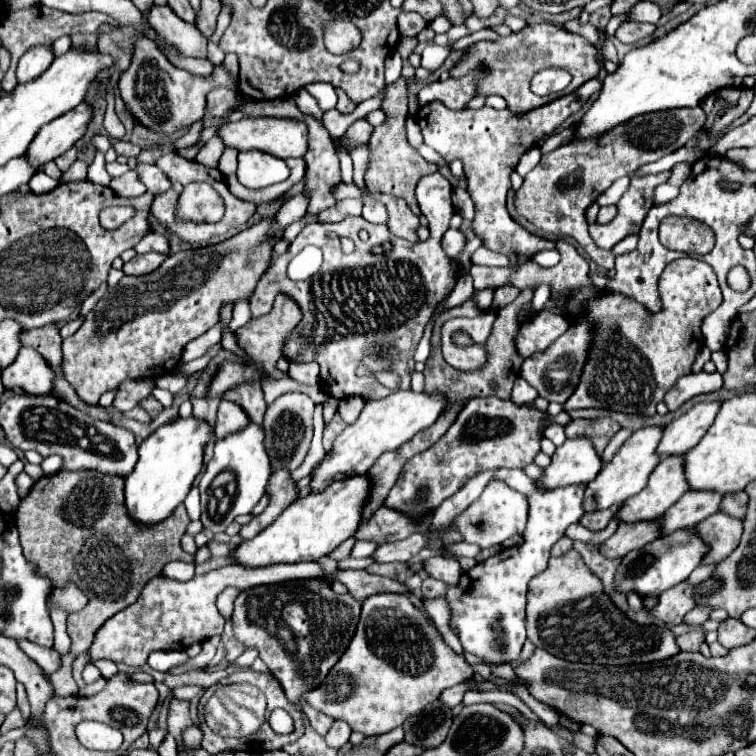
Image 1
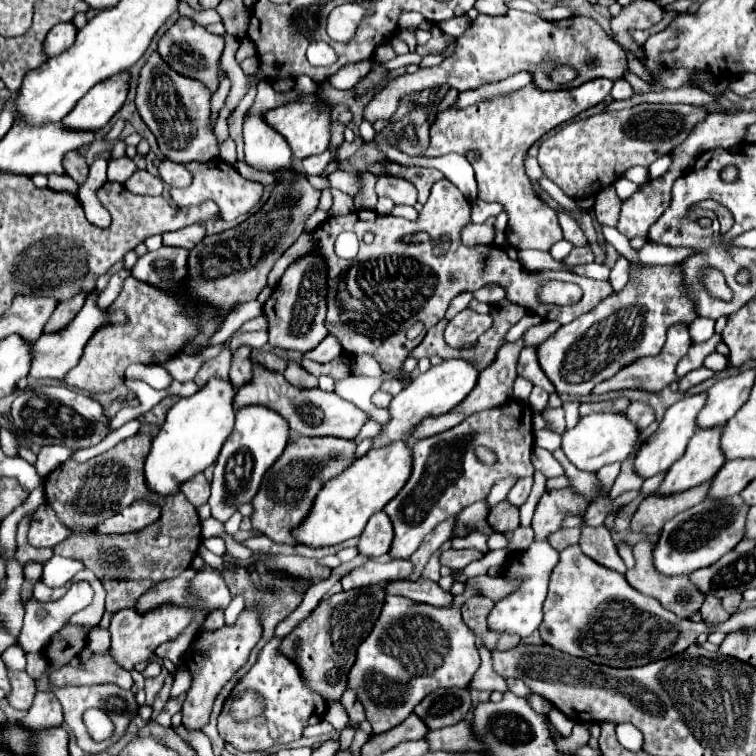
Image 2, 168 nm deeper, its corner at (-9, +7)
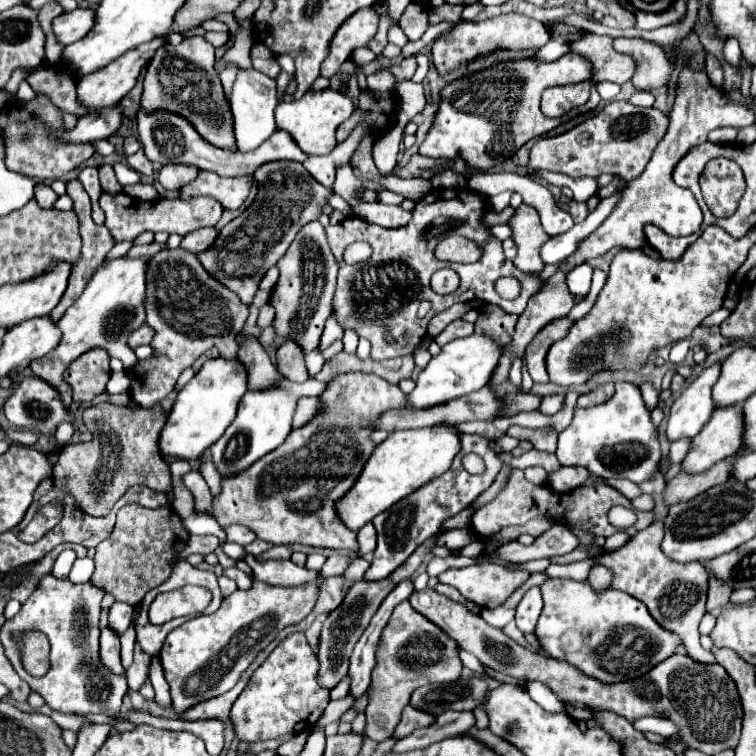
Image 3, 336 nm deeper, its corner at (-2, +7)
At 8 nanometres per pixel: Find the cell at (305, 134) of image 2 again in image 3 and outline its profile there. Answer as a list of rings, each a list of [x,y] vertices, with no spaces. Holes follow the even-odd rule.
[[[309,90],[301,100],[293,102],[281,102],[275,108],[275,120],[277,128],[285,130],[293,136],[293,140],[299,144],[299,148],[309,154],[309,156],[323,156],[329,154],[337,142],[335,142],[335,132],[353,114],[353,102],[347,94],[341,90]]]

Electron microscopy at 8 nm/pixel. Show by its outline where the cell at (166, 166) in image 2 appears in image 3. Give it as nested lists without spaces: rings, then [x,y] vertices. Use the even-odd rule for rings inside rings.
[[[167,164],[159,170],[159,182],[165,190],[181,190],[185,184],[197,178],[197,172],[199,172],[197,166]]]

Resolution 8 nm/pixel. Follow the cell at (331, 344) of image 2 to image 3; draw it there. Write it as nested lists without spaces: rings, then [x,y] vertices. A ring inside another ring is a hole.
[[[331,316],[329,320],[327,320],[327,326],[325,326],[325,332],[323,332],[323,336],[321,336],[321,350],[325,350],[329,344],[333,344],[335,340],[341,340],[343,338],[343,328],[341,328],[341,324],[337,322],[337,318],[335,316]]]

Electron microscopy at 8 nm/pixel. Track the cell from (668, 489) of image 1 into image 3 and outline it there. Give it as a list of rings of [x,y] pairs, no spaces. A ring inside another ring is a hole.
[[[719,406],[711,420],[693,438],[691,450],[683,462],[683,470],[705,472],[715,462],[733,456],[741,450],[741,432],[745,432],[741,406]]]

